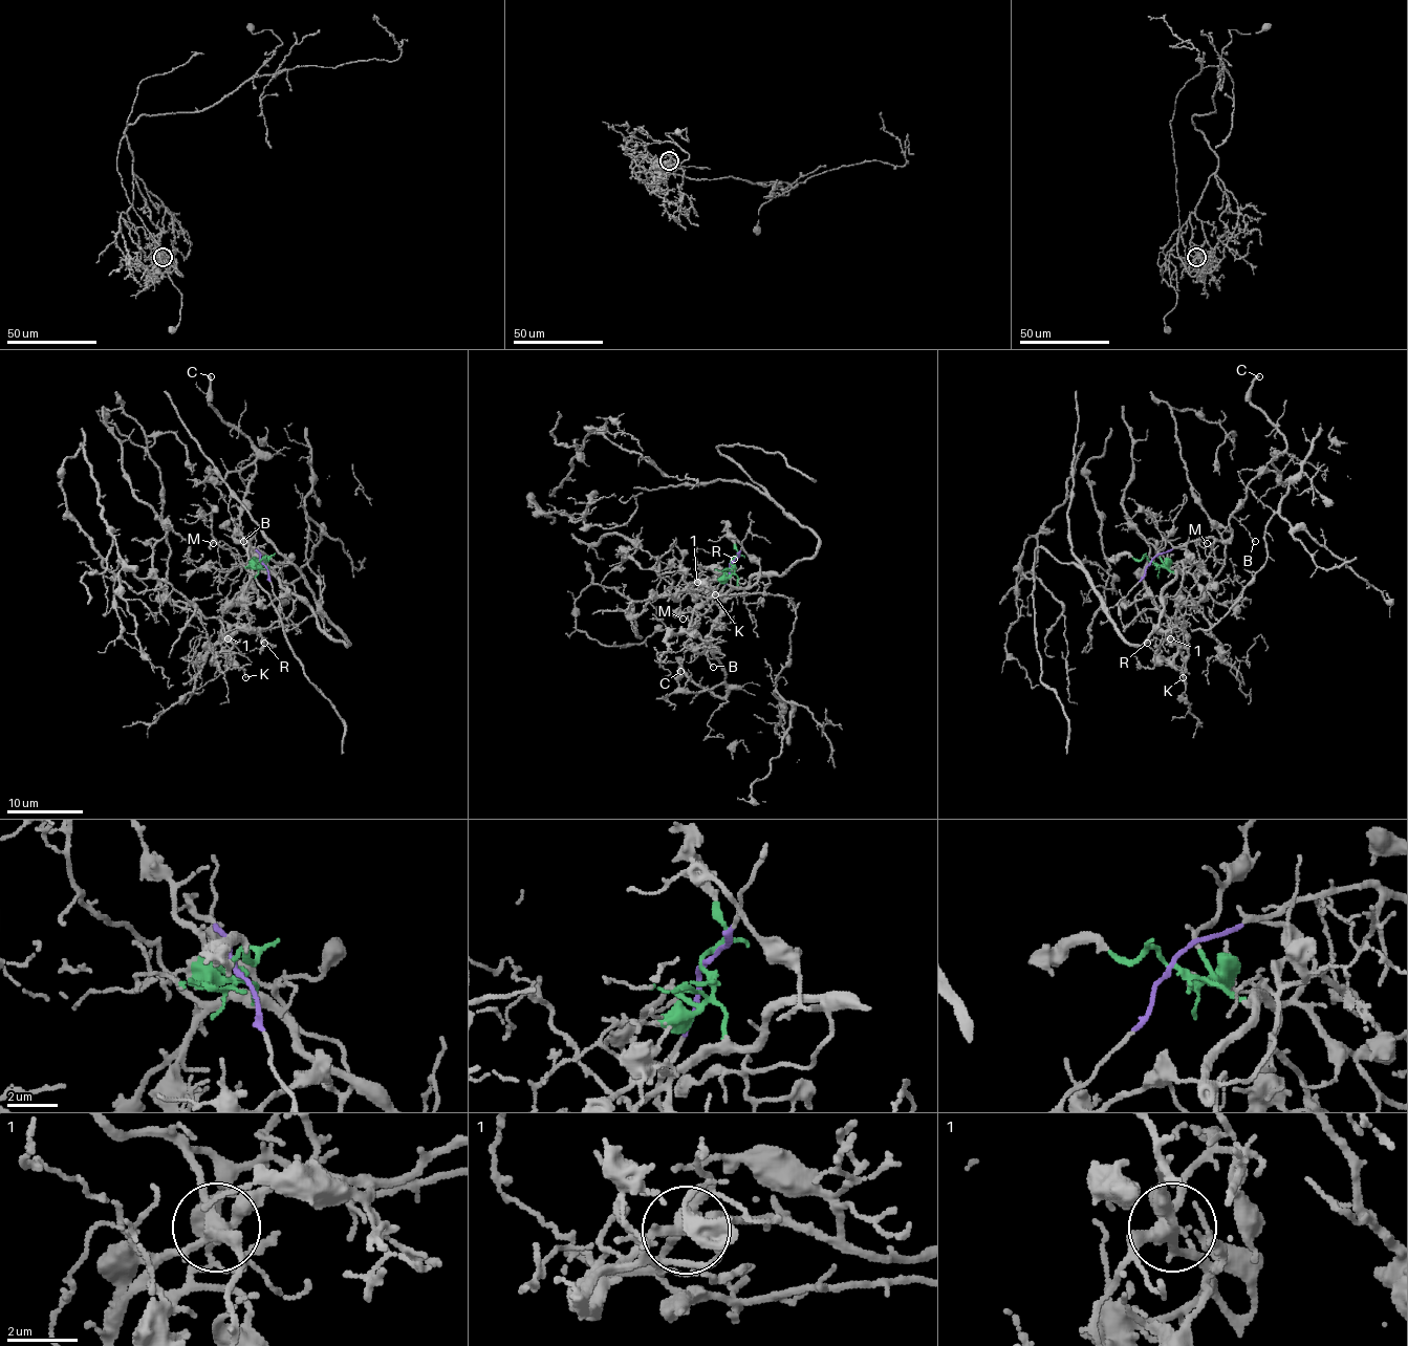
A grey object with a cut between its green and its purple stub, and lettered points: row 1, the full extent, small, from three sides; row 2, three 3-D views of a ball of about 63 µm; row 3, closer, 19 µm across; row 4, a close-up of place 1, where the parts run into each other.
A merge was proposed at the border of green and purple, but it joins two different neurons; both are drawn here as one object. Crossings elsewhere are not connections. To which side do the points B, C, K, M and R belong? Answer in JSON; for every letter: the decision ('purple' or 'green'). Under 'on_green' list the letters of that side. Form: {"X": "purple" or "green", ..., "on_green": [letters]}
{"B": "purple", "C": "purple", "K": "green", "M": "green", "R": "green", "on_green": ["K", "M", "R"]}

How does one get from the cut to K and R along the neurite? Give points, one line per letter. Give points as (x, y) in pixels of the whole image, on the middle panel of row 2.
K: (731, 564), (736, 585), (722, 594), (715, 590), (719, 585), (715, 577), (683, 588), (708, 586), (715, 594)
R: (731, 564), (740, 586), (745, 586), (755, 576), (763, 577), (745, 588), (734, 586), (731, 581), (734, 558)

